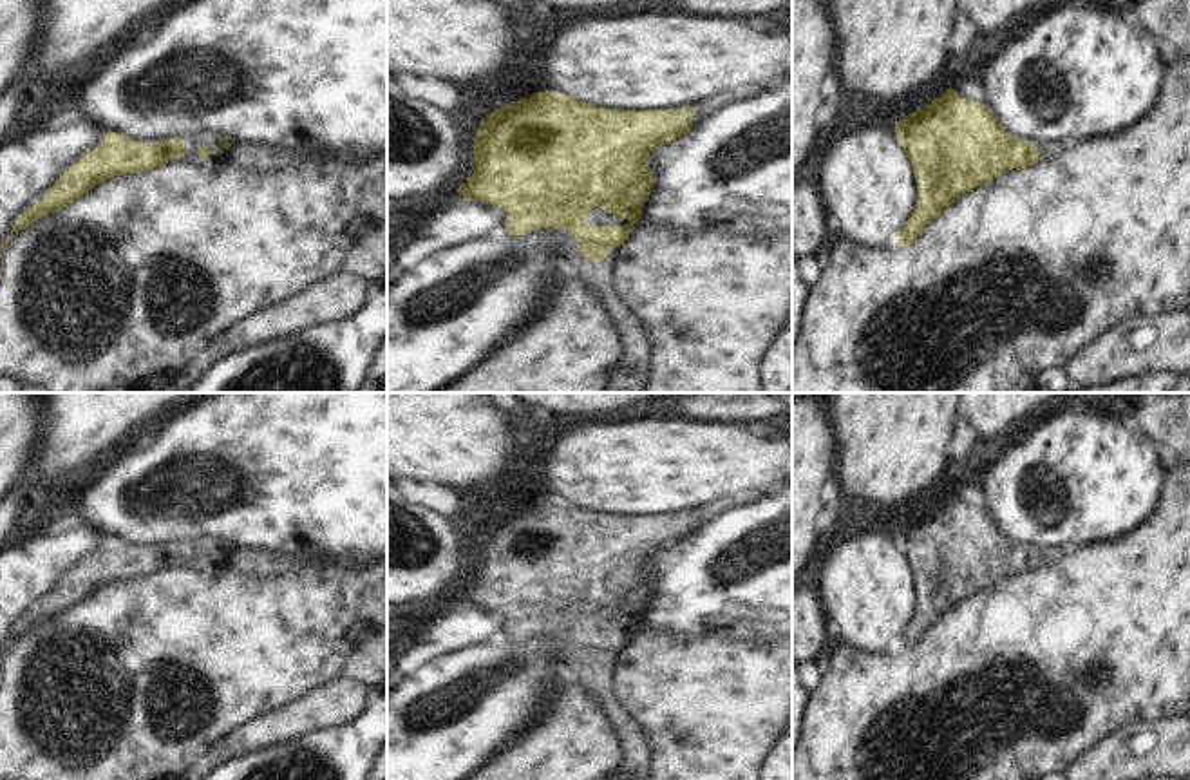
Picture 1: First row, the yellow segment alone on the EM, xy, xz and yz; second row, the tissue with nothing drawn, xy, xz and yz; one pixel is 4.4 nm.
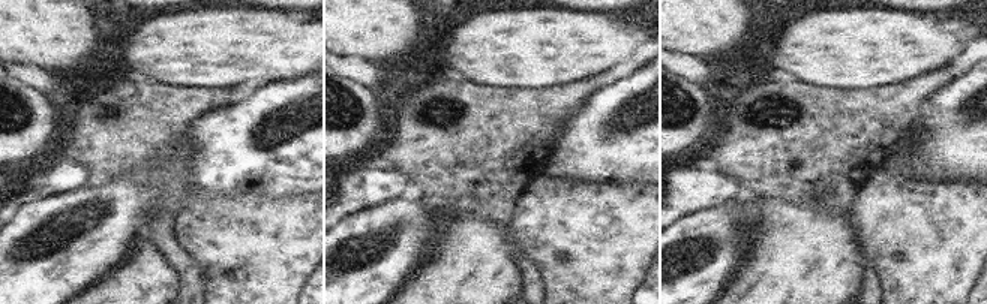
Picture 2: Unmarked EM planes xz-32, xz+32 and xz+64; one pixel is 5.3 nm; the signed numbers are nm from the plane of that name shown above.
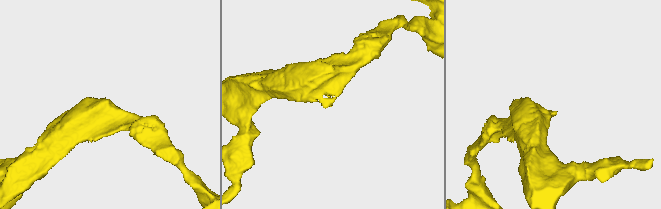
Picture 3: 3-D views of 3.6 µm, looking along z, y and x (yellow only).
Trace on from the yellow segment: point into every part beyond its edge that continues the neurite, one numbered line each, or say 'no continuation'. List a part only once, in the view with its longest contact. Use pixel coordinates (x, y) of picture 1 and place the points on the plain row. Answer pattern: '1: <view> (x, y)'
1: xz (635, 764)

